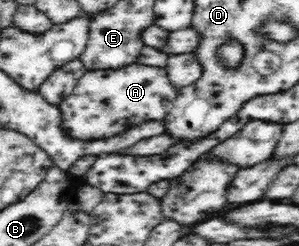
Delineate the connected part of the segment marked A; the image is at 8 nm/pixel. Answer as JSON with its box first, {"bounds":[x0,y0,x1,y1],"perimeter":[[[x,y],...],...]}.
{"bounds":[59,62,177,141],"perimeter":[[[133,62],[119,69],[88,70],[67,100],[59,105],[63,120],[61,130],[74,139],[93,141],[115,137],[147,121],[165,121],[177,92],[167,72],[157,66]]]}

